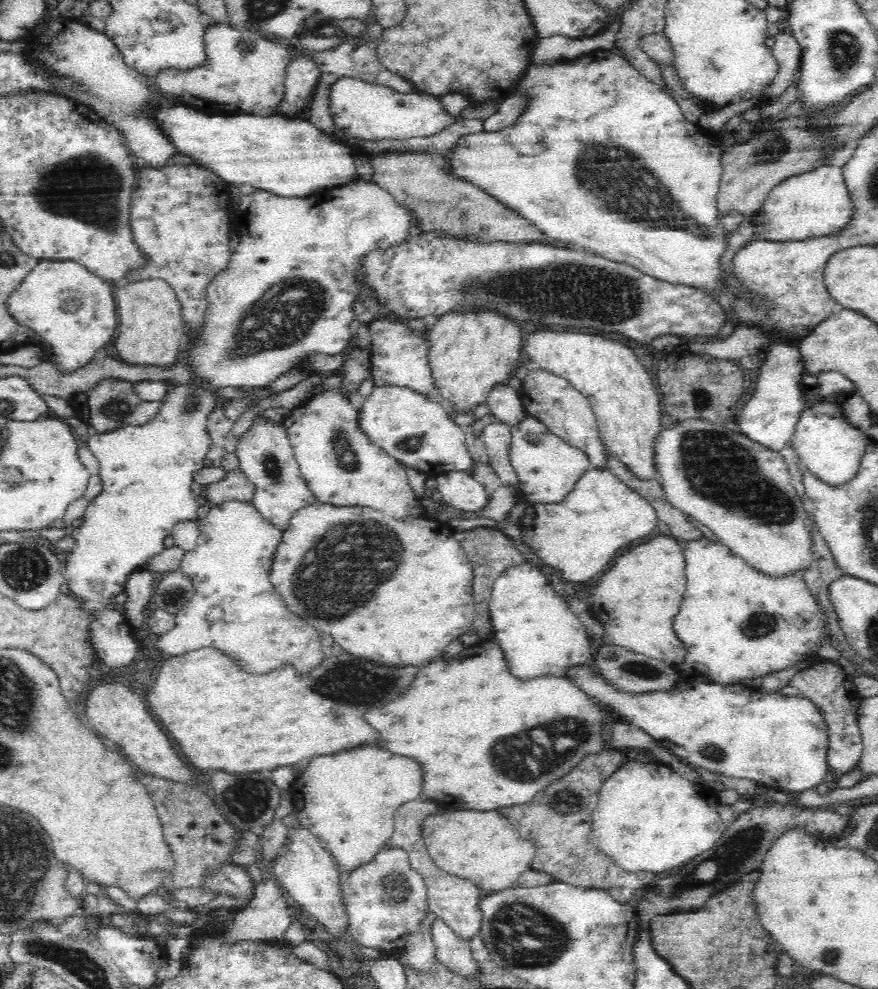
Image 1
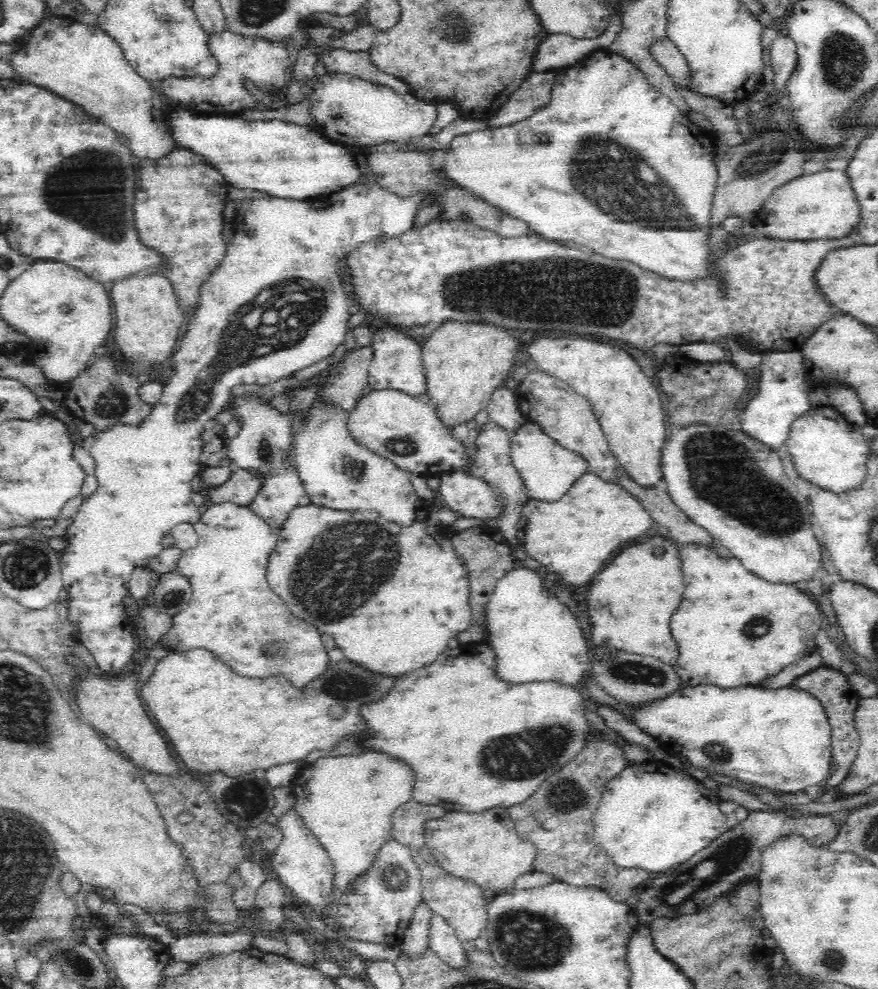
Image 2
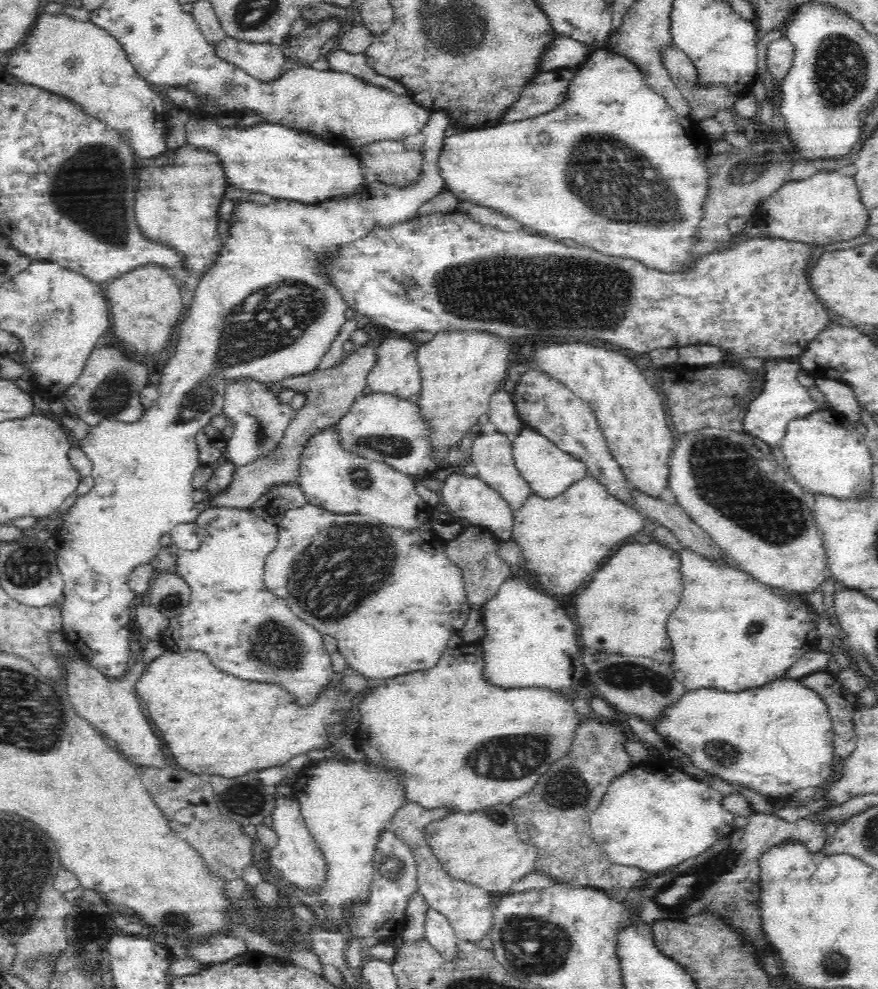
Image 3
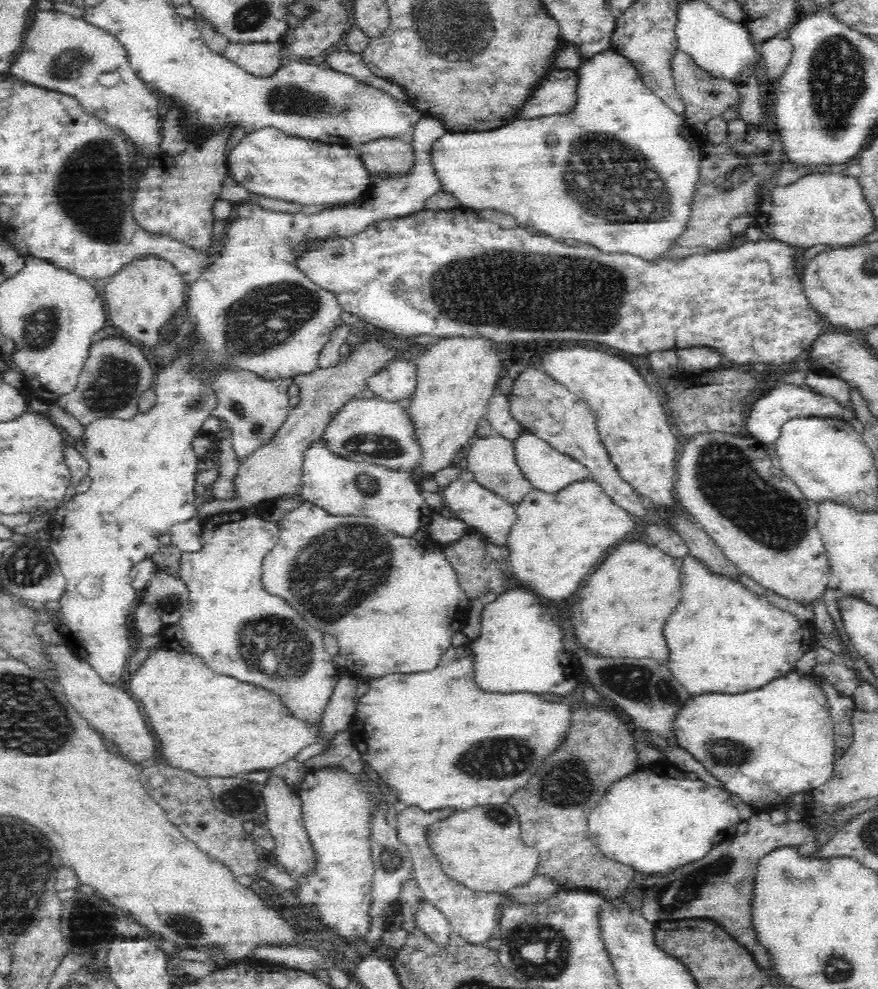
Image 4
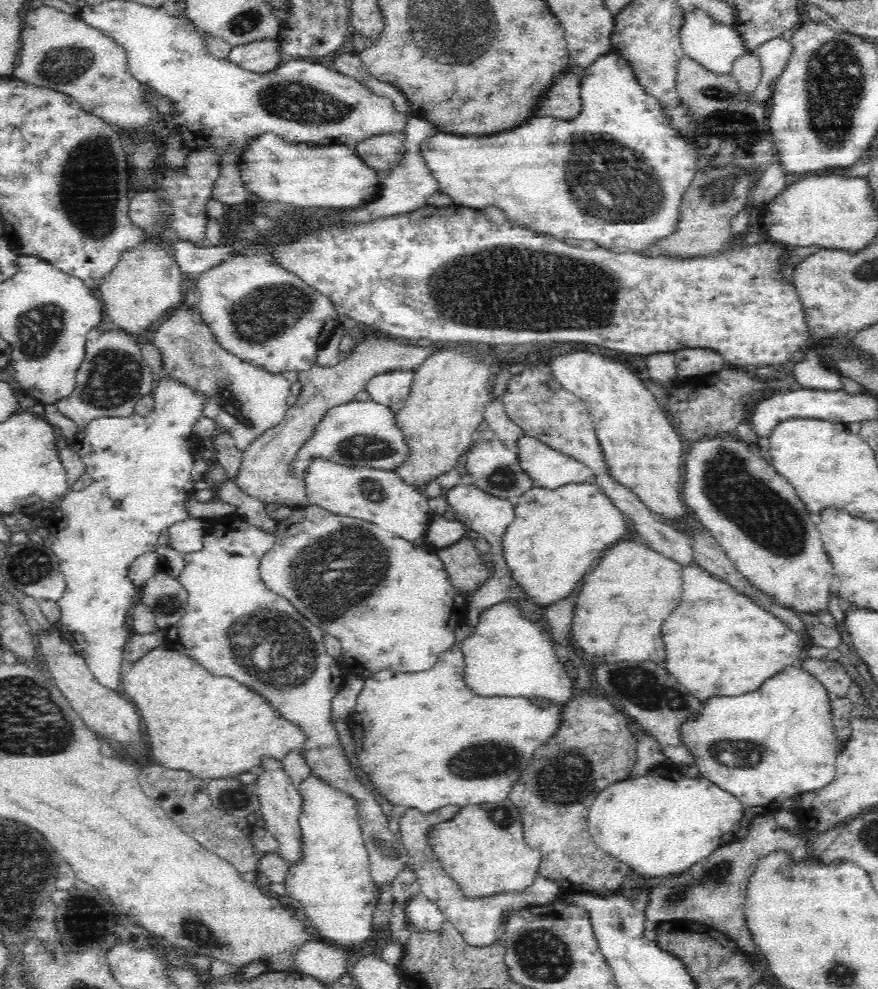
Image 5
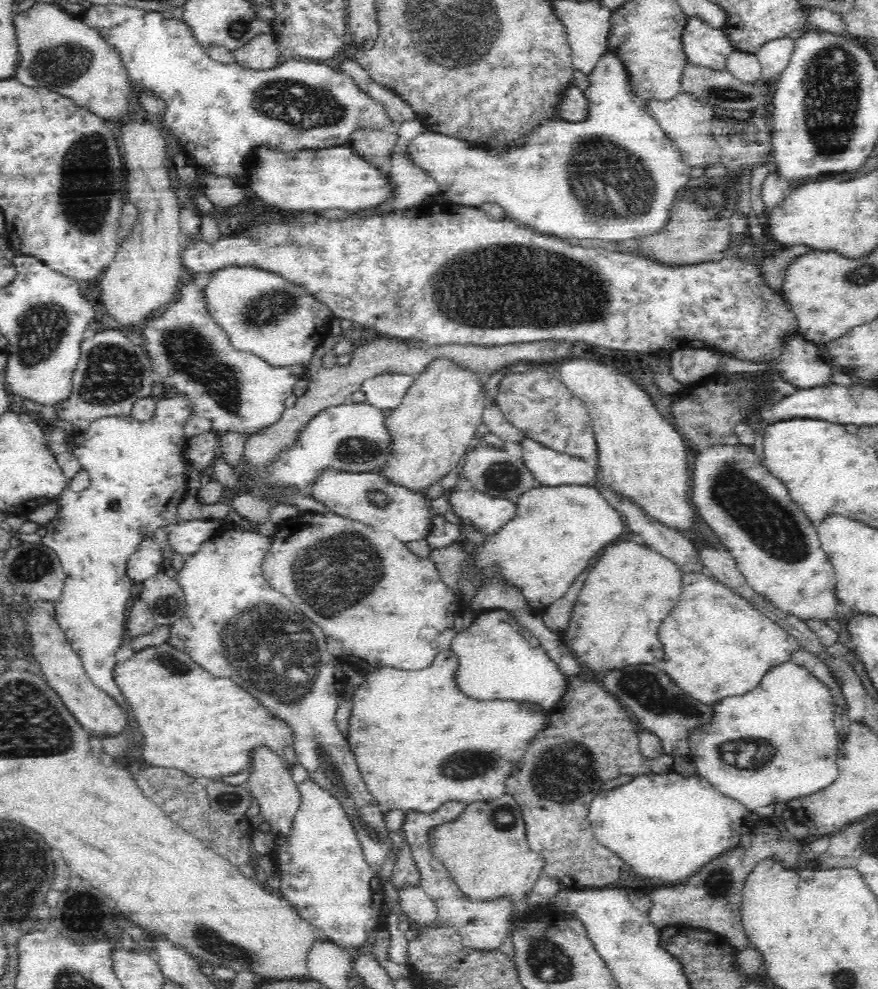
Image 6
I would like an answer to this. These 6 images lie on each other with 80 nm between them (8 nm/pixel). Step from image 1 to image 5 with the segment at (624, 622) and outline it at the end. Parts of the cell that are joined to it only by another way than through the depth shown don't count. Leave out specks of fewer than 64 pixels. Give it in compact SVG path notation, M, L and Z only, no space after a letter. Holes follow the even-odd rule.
M630 540L618 541L596 564L596 568L586 576L580 596L576 600L574 620L572 620L571 642L578 648L579 654L584 654L585 660L590 658L598 664L616 664L616 662L664 662L664 644L660 638L660 626L664 618L680 604L682 599L682 566L671 558L652 550L644 544L636 544Z

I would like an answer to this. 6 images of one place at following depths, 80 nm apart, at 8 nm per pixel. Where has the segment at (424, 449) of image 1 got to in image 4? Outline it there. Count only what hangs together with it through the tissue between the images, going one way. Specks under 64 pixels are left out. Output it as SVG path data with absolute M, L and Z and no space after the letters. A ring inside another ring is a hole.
M376 396L352 399L341 406L330 417L319 442L338 458L383 466L398 472L411 471L421 455L406 409L396 402L384 402Z

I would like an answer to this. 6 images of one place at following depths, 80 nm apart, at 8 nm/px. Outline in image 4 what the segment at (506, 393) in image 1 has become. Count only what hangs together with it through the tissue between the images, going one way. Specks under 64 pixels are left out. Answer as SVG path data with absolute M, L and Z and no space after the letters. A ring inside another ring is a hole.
M495 394L490 398L485 418L496 431L495 434L513 442L526 431L522 425L512 418L507 396L501 394Z

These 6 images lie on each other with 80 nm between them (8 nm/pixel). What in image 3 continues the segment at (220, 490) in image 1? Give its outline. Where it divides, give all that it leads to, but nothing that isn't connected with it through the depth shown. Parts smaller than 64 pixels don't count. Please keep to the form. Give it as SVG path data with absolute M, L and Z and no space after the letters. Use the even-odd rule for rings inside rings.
M366 344L355 348L352 353L345 354L337 366L324 370L316 369L303 375L286 378L288 388L294 388L300 394L304 394L304 398L306 398L304 406L295 412L292 420L284 429L283 437L273 451L236 467L228 492L214 496L210 507L250 509L256 500L260 500L270 490L280 489L280 486L284 486L284 484L298 483L300 460L302 460L306 442L310 438L314 438L316 434L322 434L326 428L335 425L352 402L362 396L361 393L367 387L367 376L376 364L378 364L376 347Z

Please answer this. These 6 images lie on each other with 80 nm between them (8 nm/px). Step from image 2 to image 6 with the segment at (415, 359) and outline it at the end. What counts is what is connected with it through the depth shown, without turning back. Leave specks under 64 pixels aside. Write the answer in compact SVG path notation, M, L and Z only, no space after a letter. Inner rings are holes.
M388 372L384 375L376 375L365 380L359 392L364 392L366 401L374 408L394 410L403 399L416 380L412 375L400 375L398 372Z

